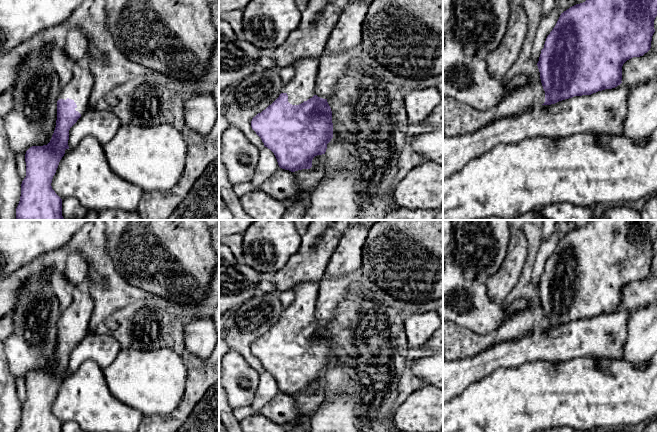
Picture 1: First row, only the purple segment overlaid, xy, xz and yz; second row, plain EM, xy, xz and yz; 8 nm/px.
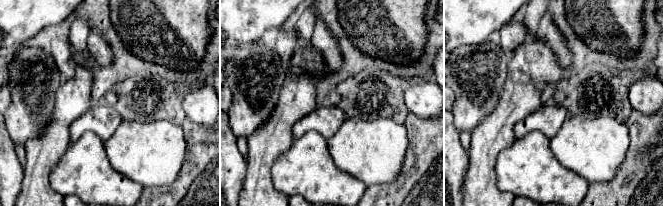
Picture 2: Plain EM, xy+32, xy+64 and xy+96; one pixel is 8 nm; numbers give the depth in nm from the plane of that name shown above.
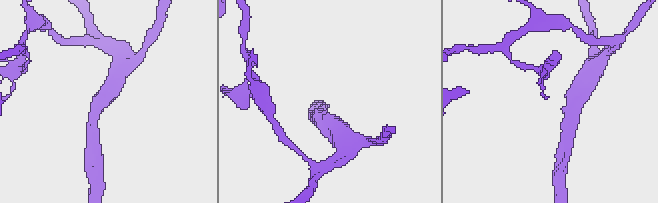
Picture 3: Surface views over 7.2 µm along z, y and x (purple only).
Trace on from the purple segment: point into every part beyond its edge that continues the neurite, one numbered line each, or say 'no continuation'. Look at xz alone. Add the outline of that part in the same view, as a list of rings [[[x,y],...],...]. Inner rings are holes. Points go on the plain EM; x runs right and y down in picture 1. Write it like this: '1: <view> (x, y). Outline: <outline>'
1: xz (301, 312). Outline: [[[299,283],[293,291],[295,300],[286,308],[288,326],[299,329],[315,319],[319,287],[318,284]]]

